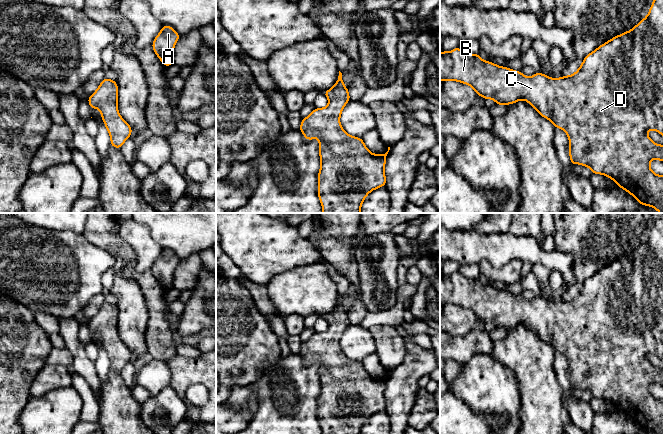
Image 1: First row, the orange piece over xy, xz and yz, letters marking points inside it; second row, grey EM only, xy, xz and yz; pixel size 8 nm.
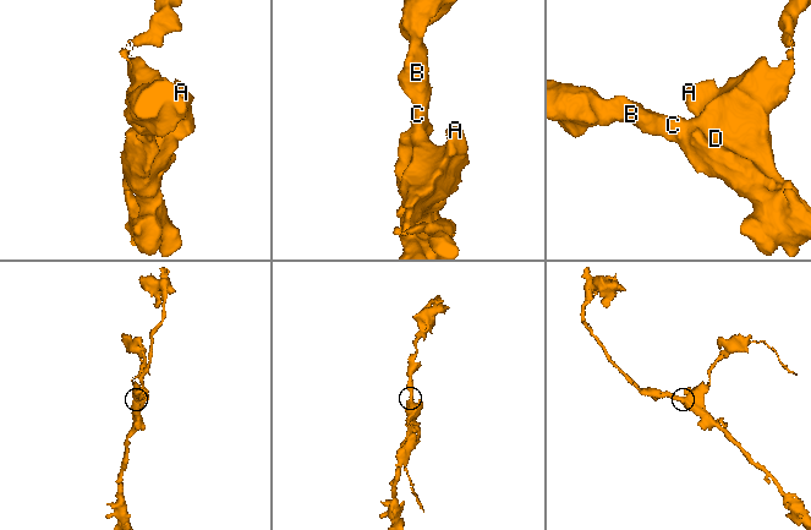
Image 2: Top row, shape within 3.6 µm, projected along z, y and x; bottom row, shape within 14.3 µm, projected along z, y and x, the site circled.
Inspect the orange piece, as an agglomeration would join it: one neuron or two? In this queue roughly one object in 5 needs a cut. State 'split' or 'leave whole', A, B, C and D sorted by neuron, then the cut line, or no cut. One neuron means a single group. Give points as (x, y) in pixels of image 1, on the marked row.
leave whole | A B C D | no cut

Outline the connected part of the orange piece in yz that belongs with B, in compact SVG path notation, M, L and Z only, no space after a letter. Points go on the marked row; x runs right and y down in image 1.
M653 0L648 15L628 32L624 32L605 42L593 52L585 56L578 70L569 76L557 79L535 72L532 77L527 77L520 71L514 71L508 67L501 67L489 61L483 61L479 54L467 54L459 47L451 52L440 53L440 81L453 80L471 86L477 95L484 99L493 99L497 105L509 105L519 100L526 100L542 117L547 118L555 128L562 129L569 138L569 156L571 166L580 164L587 166L593 174L602 174L610 177L620 188L627 191L637 199L640 205L651 206L660 213L664 213L664 175L656 175L650 169L650 160L657 159L664 162L664 145L654 143L647 135L648 130L656 130L664 137L664 0Z

